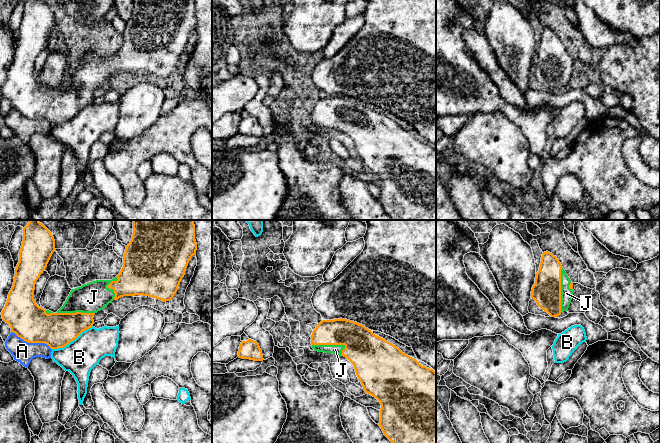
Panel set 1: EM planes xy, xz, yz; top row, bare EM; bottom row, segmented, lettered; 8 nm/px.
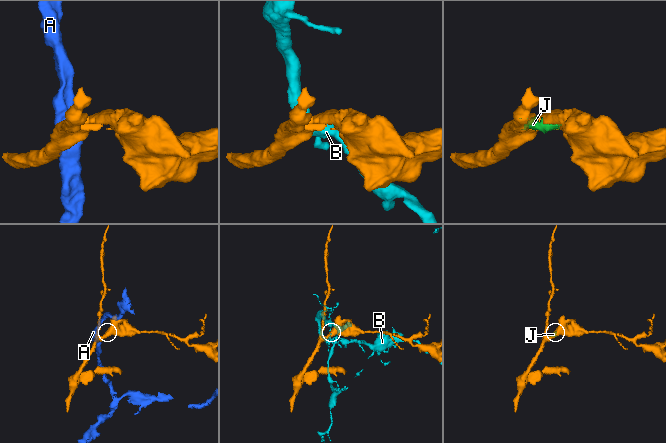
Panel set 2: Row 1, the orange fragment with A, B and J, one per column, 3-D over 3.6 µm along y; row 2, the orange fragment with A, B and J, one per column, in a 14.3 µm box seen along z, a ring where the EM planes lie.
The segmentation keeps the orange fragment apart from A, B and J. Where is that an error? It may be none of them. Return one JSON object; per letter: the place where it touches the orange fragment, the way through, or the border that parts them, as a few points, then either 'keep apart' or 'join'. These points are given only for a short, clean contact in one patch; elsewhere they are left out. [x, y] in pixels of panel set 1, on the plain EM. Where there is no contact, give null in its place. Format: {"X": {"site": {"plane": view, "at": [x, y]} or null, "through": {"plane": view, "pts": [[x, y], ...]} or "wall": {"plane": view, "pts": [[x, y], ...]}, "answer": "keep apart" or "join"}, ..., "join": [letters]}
{"A": {"site": {"plane": "xy", "at": [31, 118]}, "answer": "keep apart"}, "B": {"site": {"plane": "xy", "at": [72, 116]}, "answer": "keep apart"}, "J": {"site": {"plane": "yz", "at": [560, 65]}, "answer": "join"}, "join": ["J"]}

